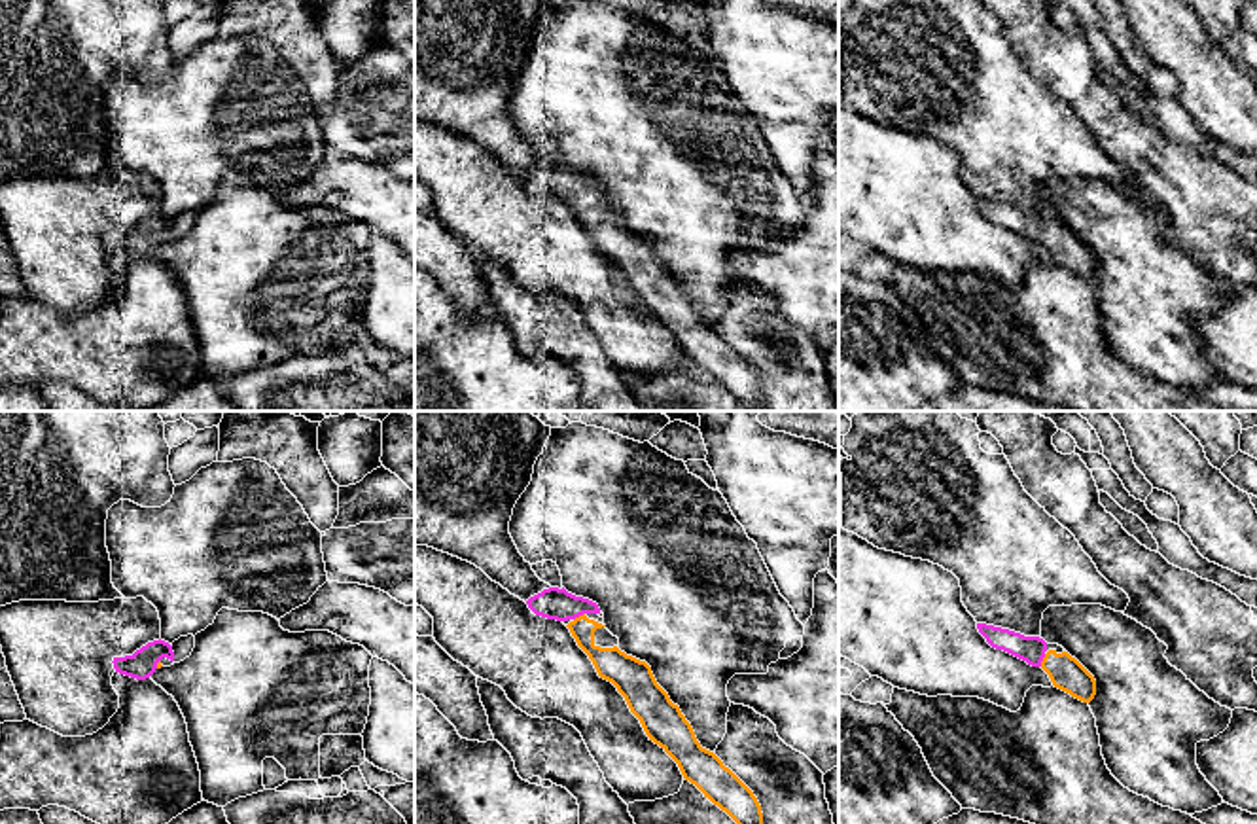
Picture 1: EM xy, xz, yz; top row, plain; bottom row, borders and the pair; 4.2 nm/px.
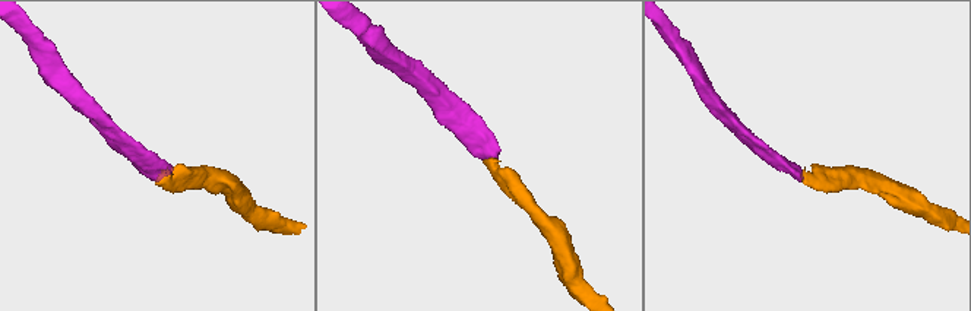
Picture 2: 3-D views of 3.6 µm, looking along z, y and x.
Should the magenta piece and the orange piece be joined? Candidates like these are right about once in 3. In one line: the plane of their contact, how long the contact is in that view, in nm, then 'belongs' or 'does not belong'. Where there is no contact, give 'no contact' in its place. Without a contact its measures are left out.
yz | 60 nm | belongs

